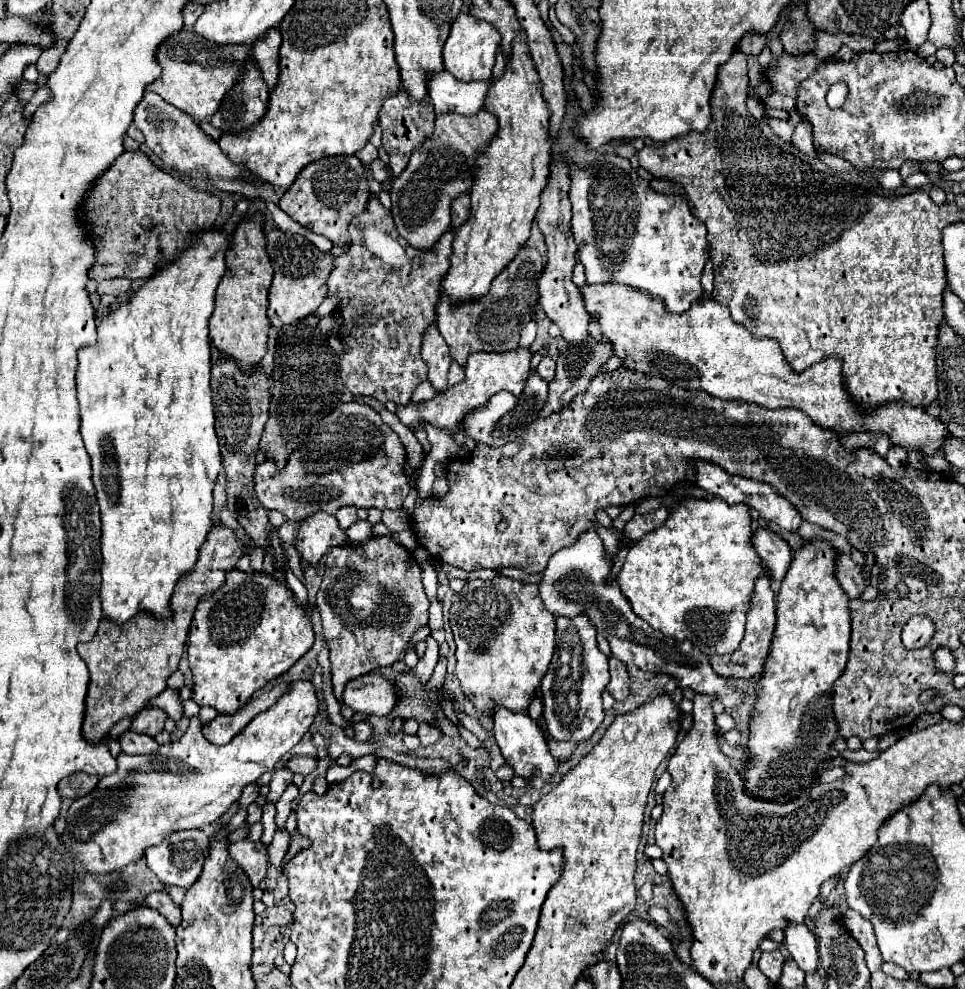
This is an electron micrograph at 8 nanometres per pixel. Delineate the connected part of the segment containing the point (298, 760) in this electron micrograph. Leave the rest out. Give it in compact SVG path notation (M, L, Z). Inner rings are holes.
M296 754L296 756L292 756L292 758L286 762L286 766L288 766L292 772L302 774L302 776L308 776L308 774L316 768L316 764L318 764L316 758L302 756L302 754Z

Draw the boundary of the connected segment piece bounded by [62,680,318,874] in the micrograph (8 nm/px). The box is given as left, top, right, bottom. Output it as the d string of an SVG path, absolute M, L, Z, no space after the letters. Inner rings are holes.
M296 680L288 686L288 692L272 708L256 716L244 728L244 732L240 732L232 742L224 746L214 746L212 742L208 742L200 732L200 724L196 722L198 716L194 716L186 734L180 740L170 742L166 746L158 746L158 750L148 756L128 756L120 752L116 756L116 772L102 776L96 784L96 790L72 802L70 814L66 818L68 828L62 838L70 846L72 856L78 858L90 874L104 874L124 868L130 862L140 860L148 846L160 844L168 834L176 830L202 828L214 824L240 798L244 786L254 784L264 772L270 772L276 762L300 742L300 738L308 732L310 724L314 722L316 714L318 696L314 682ZM158 764L174 764L174 772L158 772Z

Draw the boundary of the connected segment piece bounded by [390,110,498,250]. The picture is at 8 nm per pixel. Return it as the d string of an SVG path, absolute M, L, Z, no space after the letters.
M480 110L476 116L436 112L432 136L420 148L414 148L404 172L392 180L392 216L400 236L408 244L420 250L432 250L440 236L450 230L450 202L472 186L476 150L480 144L490 142L496 130L498 120L486 110Z

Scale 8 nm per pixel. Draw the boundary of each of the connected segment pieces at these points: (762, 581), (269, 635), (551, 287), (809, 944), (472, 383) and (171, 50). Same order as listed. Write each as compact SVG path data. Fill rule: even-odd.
M768 570L762 572L762 576L756 580L754 584L754 592L750 596L750 608L746 614L746 634L740 642L740 648L732 654L724 654L724 656L710 656L710 664L712 668L724 676L724 678L742 678L742 680L750 680L750 678L760 678L764 672L764 660L768 656L770 650L770 640L774 634L774 606L776 606L776 592L772 590L772 578L768 574Z
M232 570L220 590L200 600L196 608L190 636L188 662L192 670L192 700L198 706L212 706L218 714L238 712L248 698L260 690L268 680L284 674L294 666L314 644L314 630L308 614L296 604L290 588L266 574L246 574Z
M554 162L552 174L548 180L548 186L542 192L542 206L536 214L538 226L546 238L548 246L548 262L544 266L544 272L538 280L538 292L540 292L540 304L546 312L546 316L560 328L562 338L566 342L582 342L588 336L588 312L584 308L584 298L580 296L580 288L570 280L572 268L576 264L576 242L570 230L570 176L568 168L562 162Z
M788 924L784 928L784 946L804 972L816 972L816 938L806 924Z
M516 348L516 350L500 352L500 354L486 354L486 352L472 354L466 362L466 378L460 384L448 388L444 394L434 396L432 400L426 400L422 404L398 406L398 416L402 424L406 424L408 428L414 428L414 426L424 428L424 422L430 422L436 428L456 432L456 428L460 428L460 420L468 416L474 408L488 404L490 396L494 396L496 392L508 388L508 392L518 396L524 390L524 384L530 376L530 358L532 358L532 352L528 348Z
M184 28L168 36L168 40L164 40L164 44L156 50L156 62L160 64L162 74L156 82L152 82L152 92L192 116L196 122L202 122L218 110L224 94L240 78L240 66L248 60L248 56L248 46L232 48L230 44L208 44L208 40Z

